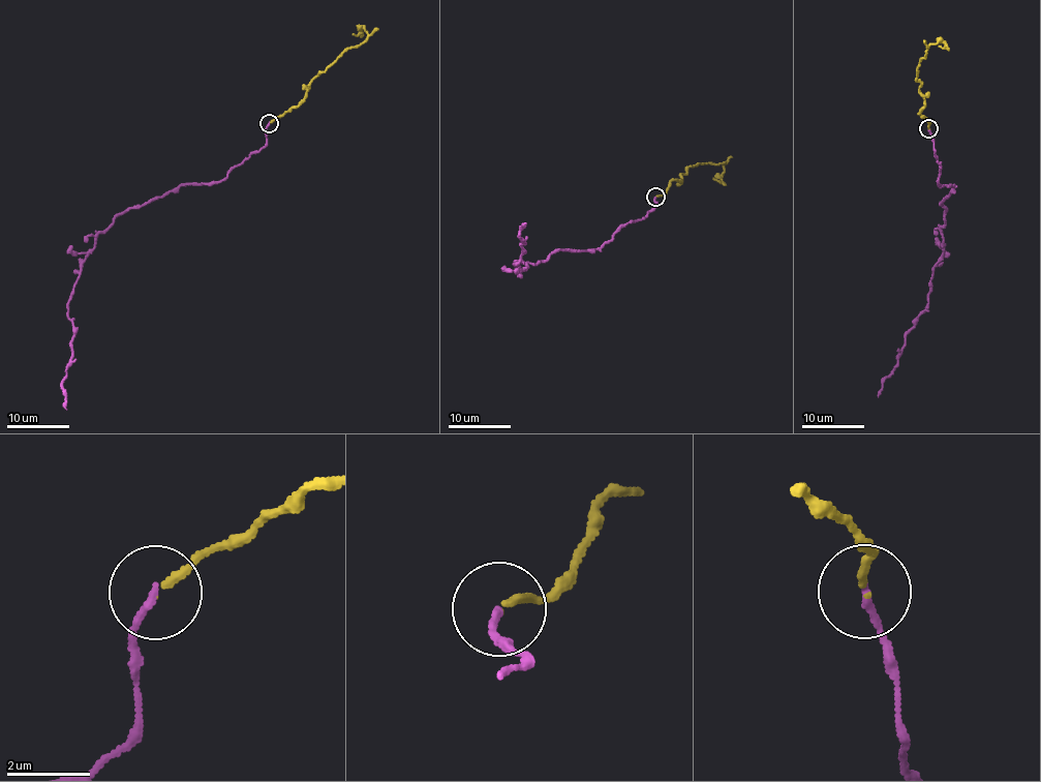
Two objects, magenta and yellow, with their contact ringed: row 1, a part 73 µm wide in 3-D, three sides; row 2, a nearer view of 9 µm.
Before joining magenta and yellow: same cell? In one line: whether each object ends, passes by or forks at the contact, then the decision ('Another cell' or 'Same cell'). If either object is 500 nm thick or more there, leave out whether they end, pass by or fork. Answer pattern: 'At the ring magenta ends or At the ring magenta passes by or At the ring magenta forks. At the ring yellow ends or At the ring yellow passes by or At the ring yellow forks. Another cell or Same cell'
At the ring magenta ends. At the ring yellow ends. Same cell

